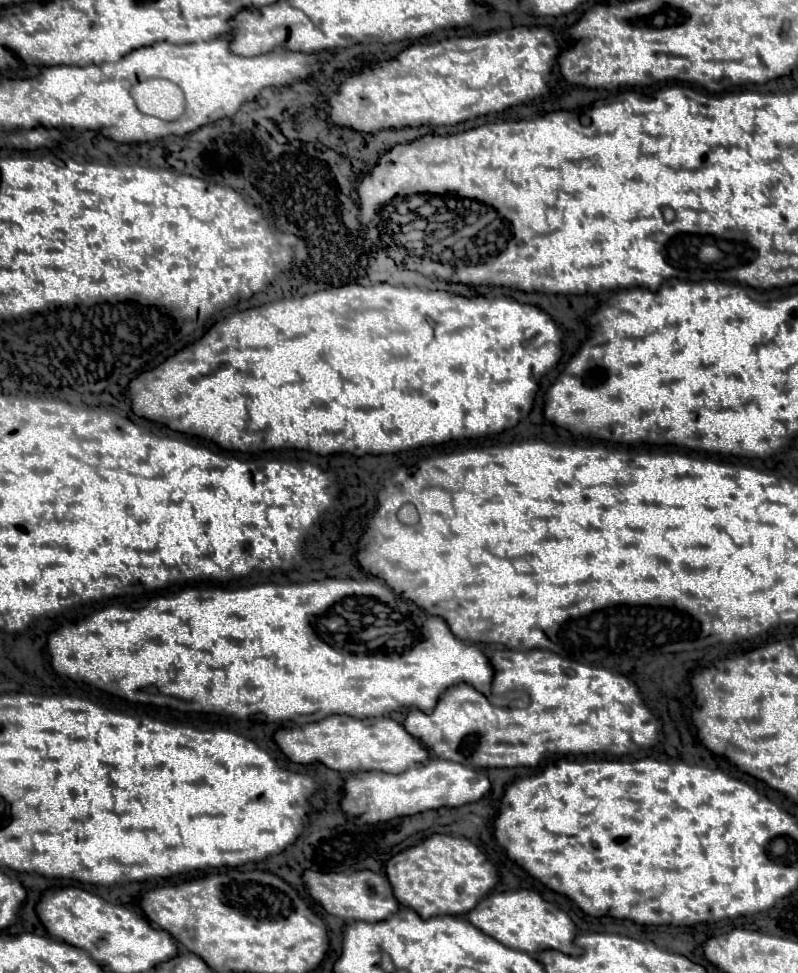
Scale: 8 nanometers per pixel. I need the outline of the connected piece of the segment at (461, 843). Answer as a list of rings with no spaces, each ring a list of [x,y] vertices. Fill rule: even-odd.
[[[431,835],[419,845],[393,855],[385,863],[385,873],[395,899],[423,919],[435,915],[465,915],[497,883],[491,861],[469,839],[451,835]]]

